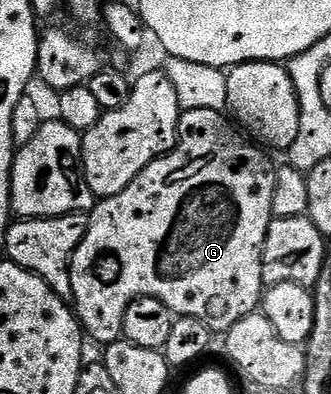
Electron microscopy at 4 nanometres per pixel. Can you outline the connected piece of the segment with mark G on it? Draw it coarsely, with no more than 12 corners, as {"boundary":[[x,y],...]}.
{"boundary":[[225,113],[89,211],[72,309],[259,309],[275,163]]}

